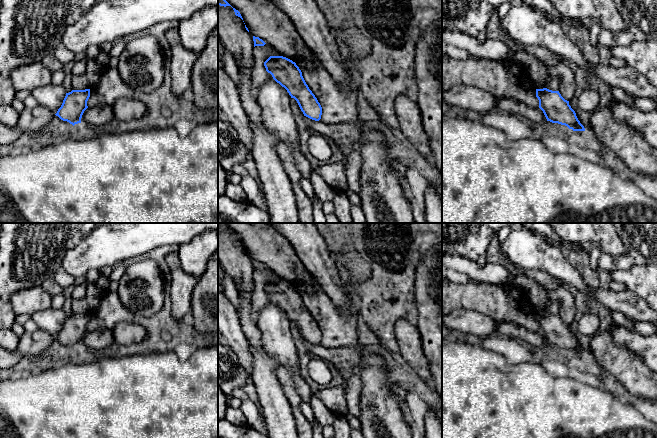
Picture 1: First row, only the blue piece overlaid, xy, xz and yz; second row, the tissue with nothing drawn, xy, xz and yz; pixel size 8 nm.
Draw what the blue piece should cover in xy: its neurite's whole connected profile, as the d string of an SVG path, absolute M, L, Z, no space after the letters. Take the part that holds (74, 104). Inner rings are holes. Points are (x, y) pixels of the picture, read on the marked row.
M90 89L72 90L66 93L63 103L55 115L73 126L81 123L82 115L88 108L87 101L89 97Z

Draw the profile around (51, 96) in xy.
M50 83L34 89L31 95L37 100L39 105L48 108L56 114L63 103L66 91L62 85Z

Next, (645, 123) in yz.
M612 98L607 104L617 121L626 122L657 150L657 111L643 112Z

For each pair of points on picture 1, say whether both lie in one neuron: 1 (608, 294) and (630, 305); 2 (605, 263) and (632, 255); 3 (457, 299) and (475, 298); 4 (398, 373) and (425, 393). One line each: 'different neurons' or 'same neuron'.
1: same neuron
2: same neuron
3: same neuron
4: same neuron

